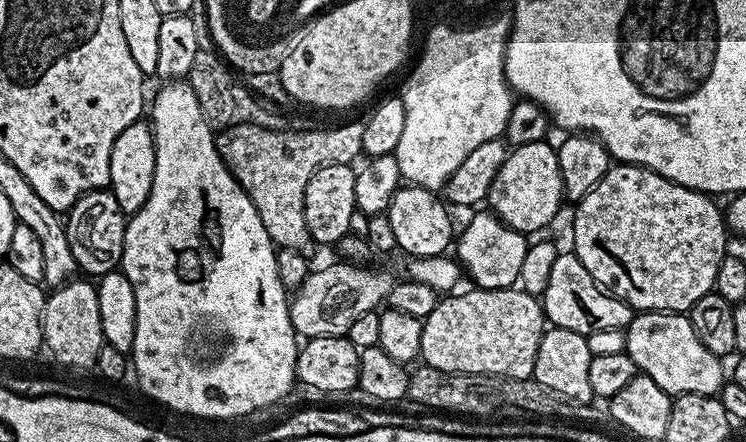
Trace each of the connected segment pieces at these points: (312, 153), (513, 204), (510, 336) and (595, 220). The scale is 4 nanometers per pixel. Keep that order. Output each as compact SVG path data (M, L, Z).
M363 123L340 124L337 128L300 128L292 132L288 128L270 130L257 124L235 124L232 128L222 128L215 133L216 149L222 162L230 170L230 174L242 186L242 190L254 202L254 210L258 210L258 218L262 218L262 226L266 226L266 234L270 234L277 249L289 248L308 254L314 245L310 238L310 230L306 230L304 217L304 199L306 198L306 182L322 166L335 164L352 164L355 156L362 153Z
M542 139L530 142L530 146L512 148L488 191L487 207L502 222L525 234L546 227L559 214L560 203L566 200L562 174L558 170L558 154L548 143L547 139Z
M472 286L469 289L469 292L457 291L437 299L434 310L430 310L423 320L419 359L427 367L443 372L461 372L467 376L505 376L511 380L529 379L534 370L534 358L538 358L538 342L542 342L546 327L543 303L519 286L498 290Z
M613 163L602 178L602 182L598 182L598 186L594 186L594 190L590 190L590 194L586 194L586 198L582 198L575 205L576 217L572 220L571 251L580 259L582 266L586 266L588 273L596 279L601 288L611 292L618 299L626 301L632 309L641 312L687 313L694 306L694 302L698 302L698 298L702 298L707 292L715 289L718 266L729 251L728 236L730 237L730 232L726 227L726 216L721 205L719 208L712 200L715 199L711 195L695 192L694 189L682 186L654 170L643 168L640 164Z

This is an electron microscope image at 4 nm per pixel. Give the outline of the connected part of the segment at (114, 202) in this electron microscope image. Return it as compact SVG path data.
M111 190L88 192L78 198L73 208L68 209L64 226L77 269L92 278L117 271L124 259L127 225L126 214L122 206L118 206L118 198L114 198Z

